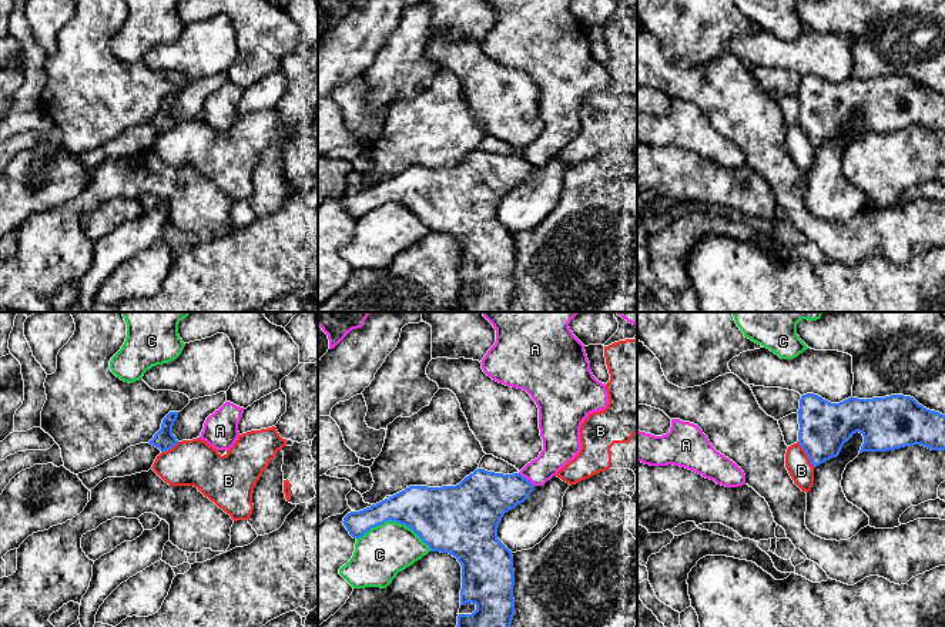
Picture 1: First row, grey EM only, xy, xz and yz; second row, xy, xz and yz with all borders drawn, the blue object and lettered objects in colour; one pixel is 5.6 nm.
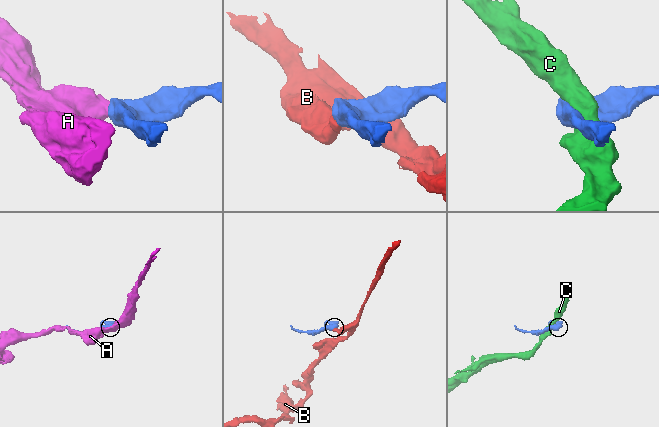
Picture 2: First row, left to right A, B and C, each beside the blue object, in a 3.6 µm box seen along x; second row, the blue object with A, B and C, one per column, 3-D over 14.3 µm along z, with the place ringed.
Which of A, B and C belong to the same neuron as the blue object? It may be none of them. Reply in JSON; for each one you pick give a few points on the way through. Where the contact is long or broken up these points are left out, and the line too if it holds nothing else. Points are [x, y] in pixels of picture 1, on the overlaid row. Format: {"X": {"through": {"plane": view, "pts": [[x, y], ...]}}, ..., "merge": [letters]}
{"merge": []}

